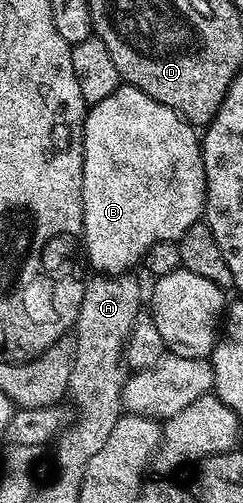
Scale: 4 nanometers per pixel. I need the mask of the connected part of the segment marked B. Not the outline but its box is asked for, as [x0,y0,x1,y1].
[81,85,206,276]

